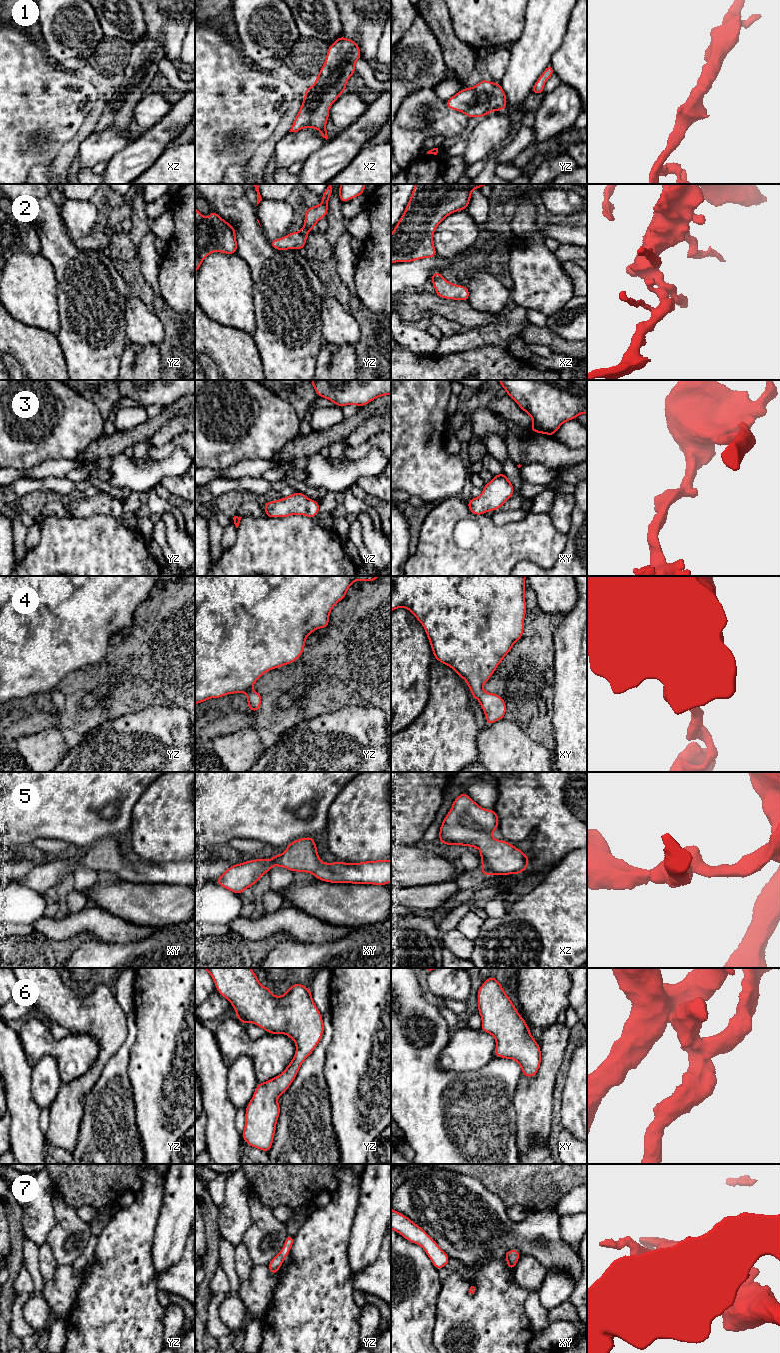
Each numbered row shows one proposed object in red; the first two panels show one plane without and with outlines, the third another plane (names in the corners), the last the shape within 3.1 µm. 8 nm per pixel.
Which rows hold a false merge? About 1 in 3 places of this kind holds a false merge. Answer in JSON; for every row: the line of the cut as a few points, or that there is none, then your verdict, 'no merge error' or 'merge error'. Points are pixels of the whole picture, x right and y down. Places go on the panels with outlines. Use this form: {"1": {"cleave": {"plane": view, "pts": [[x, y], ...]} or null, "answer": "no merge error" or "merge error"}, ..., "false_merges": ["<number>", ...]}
{"1": {"cleave": null, "answer": "no merge error"}, "2": {"cleave": null, "answer": "no merge error"}, "3": {"cleave": null, "answer": "no merge error"}, "4": {"cleave": null, "answer": "no merge error"}, "5": {"cleave": null, "answer": "no merge error"}, "6": {"cleave": null, "answer": "no merge error"}, "7": {"cleave": null, "answer": "no merge error"}, "false_merges": []}

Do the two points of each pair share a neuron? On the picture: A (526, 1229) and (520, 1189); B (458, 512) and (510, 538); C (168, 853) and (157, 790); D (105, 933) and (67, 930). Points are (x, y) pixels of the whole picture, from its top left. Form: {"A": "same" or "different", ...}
{"A": "different", "B": "same", "C": "same", "D": "same"}

